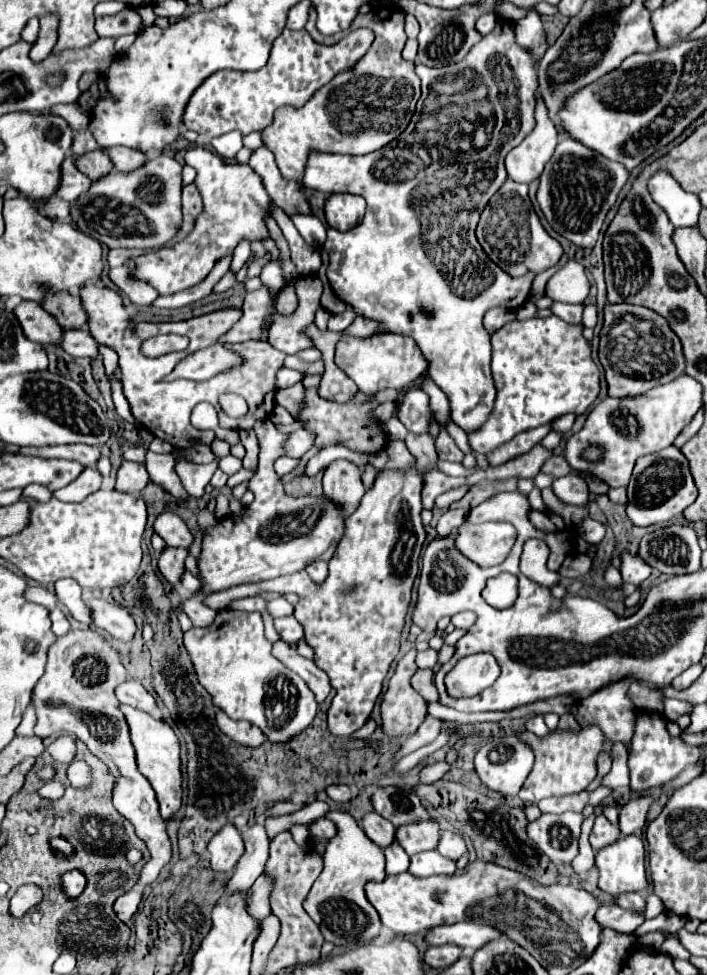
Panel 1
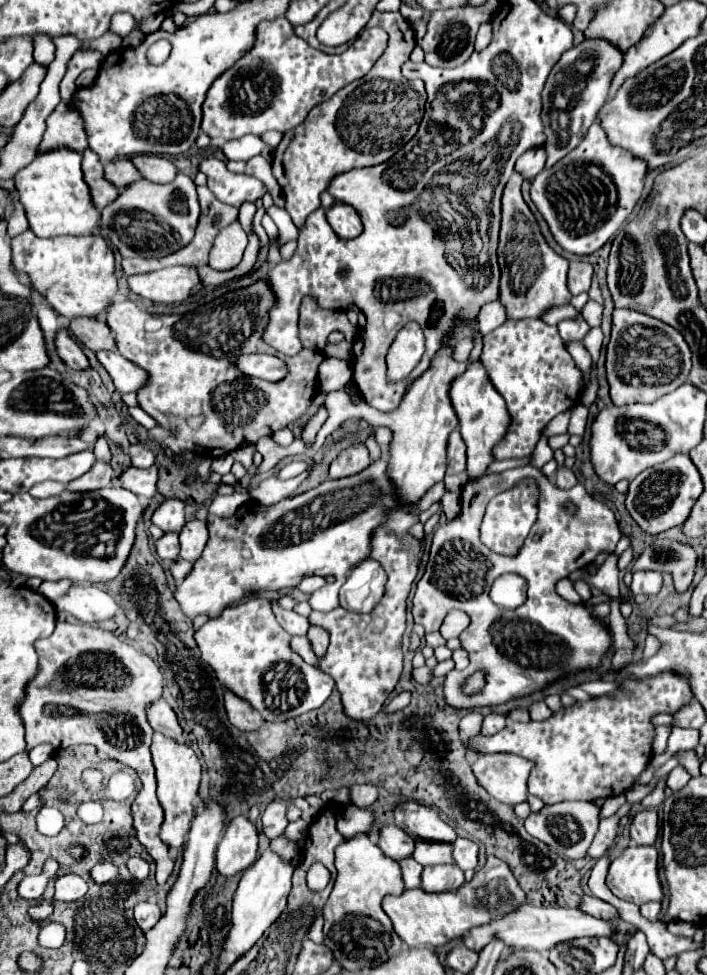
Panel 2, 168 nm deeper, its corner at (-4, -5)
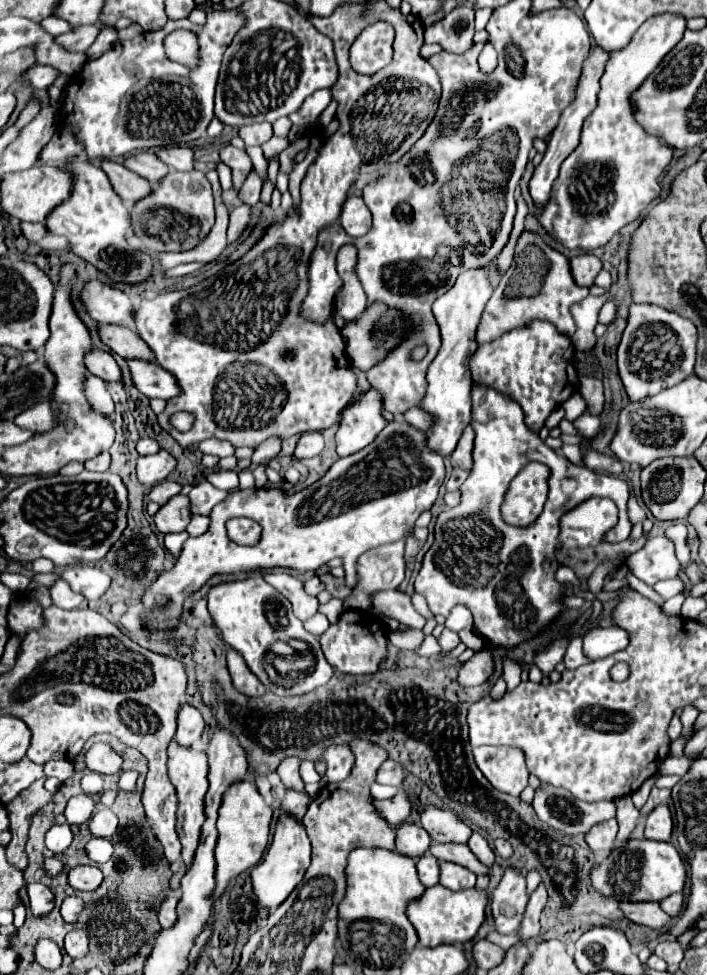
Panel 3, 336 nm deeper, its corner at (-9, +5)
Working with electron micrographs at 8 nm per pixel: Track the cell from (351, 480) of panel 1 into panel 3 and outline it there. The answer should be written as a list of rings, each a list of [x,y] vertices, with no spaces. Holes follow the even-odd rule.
[[[376,388],[352,398],[340,412],[342,420],[336,432],[336,446],[340,456],[354,454],[370,444],[386,426],[384,400]]]

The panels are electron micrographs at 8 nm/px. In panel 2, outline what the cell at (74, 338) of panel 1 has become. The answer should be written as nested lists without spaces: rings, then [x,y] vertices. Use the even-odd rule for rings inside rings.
[[[99,350],[95,352],[97,360],[103,364],[103,368],[109,372],[111,380],[115,382],[117,392],[137,392],[145,382],[147,382],[147,374],[145,370],[141,370],[139,366],[135,366],[133,362],[127,362],[121,354],[117,352],[105,352]]]

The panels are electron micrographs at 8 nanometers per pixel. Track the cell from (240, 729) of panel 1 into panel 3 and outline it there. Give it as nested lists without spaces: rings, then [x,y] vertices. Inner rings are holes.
[[[228,648],[226,656],[228,656],[228,670],[234,686],[246,696],[262,696],[266,692],[266,686],[250,672],[250,668],[244,664],[244,658],[232,648]]]

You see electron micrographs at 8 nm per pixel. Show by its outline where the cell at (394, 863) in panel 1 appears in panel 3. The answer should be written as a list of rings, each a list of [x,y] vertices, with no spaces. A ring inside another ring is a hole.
[[[428,852],[428,856],[422,856],[422,860],[416,862],[416,868],[418,868],[420,882],[426,888],[430,888],[430,886],[434,886],[434,884],[440,882],[440,862],[430,852]]]

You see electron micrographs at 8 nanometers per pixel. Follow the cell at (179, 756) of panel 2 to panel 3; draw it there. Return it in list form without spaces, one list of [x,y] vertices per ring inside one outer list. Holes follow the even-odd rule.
[[[172,740],[170,748],[168,748],[168,772],[170,772],[170,780],[176,786],[178,792],[178,800],[180,800],[180,816],[182,816],[182,830],[180,830],[180,842],[182,842],[182,858],[186,862],[186,866],[192,864],[196,848],[198,848],[198,840],[200,840],[200,828],[206,822],[206,814],[204,814],[204,796],[208,792],[208,764],[206,764],[206,754],[196,752],[192,748],[182,748],[178,746],[176,740]]]

